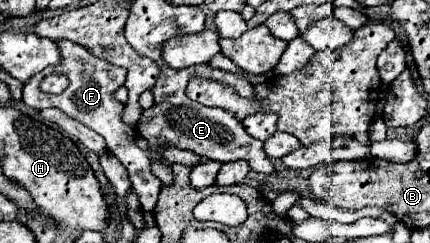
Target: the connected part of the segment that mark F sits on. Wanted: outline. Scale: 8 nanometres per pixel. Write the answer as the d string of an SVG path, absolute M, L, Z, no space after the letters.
M61 41L57 45L59 45L59 49L63 53L63 63L57 69L51 67L51 71L59 73L59 75L65 75L69 79L69 87L61 95L41 93L39 83L41 83L43 77L37 73L37 77L33 77L23 87L23 101L33 109L57 107L57 109L65 111L69 117L73 117L73 119L81 121L83 125L91 127L93 131L97 131L107 141L107 149L127 169L129 179L131 179L131 187L135 189L135 195L139 199L141 209L143 211L153 211L155 203L157 203L157 195L161 191L161 181L151 171L151 163L153 163L151 157L155 157L155 153L151 153L151 145L147 145L149 143L147 139L141 137L141 143L135 143L137 131L123 121L125 105L115 101L115 97L113 97L115 91L124 85L127 71L121 67L115 67L115 65L111 65L107 61L101 61L97 57L91 57L87 53L87 49L83 49L81 45L75 45L71 41Z

